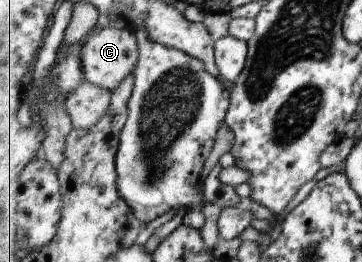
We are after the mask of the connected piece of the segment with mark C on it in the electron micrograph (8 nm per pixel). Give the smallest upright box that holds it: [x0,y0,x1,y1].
[81,28,140,91]

